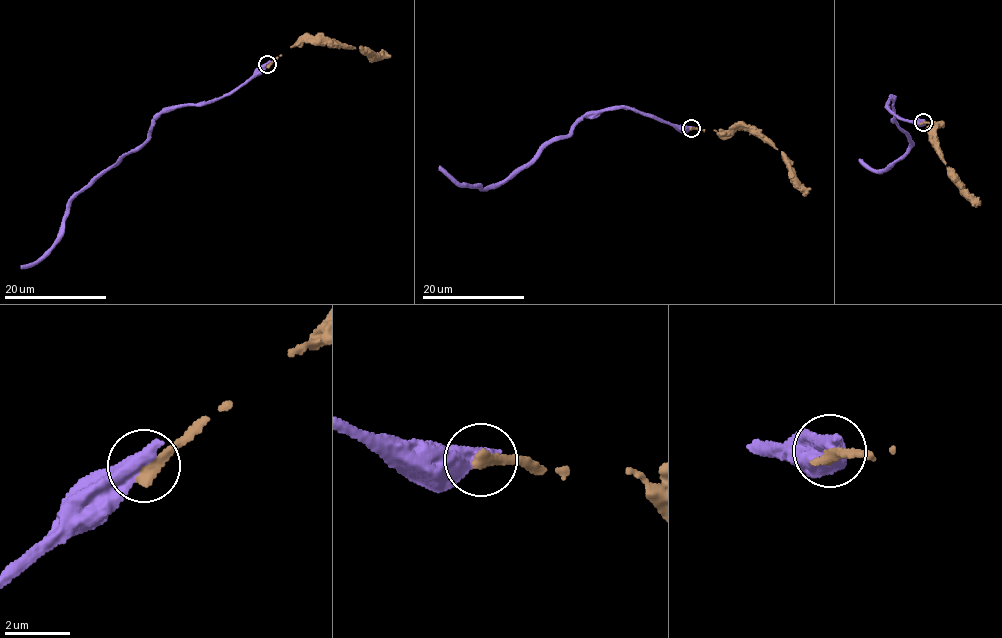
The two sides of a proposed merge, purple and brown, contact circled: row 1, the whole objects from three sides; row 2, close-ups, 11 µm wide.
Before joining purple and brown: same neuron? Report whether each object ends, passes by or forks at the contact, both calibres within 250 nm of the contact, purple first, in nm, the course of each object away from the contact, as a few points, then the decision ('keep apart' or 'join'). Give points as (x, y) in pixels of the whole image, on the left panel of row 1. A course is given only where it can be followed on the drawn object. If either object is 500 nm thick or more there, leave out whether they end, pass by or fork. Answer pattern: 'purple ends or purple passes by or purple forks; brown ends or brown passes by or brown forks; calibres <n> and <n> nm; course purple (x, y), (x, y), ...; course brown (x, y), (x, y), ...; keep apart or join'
calibres 650 and 400 nm; course purple (267, 64), (205, 103), (168, 108), (154, 121), (150, 136), (72, 200), (49, 248), (20, 266); course brown (267, 64), (295, 44), (311, 40), (329, 40), (373, 54), (385, 53); keep apart

